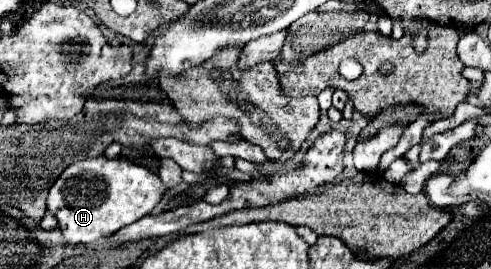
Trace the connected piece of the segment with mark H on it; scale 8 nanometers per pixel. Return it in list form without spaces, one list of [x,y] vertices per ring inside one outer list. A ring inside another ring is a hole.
[[[105,155],[87,157],[87,159],[81,159],[73,165],[69,165],[59,175],[59,179],[53,183],[53,187],[49,189],[49,195],[47,195],[47,211],[57,217],[65,243],[69,243],[69,245],[93,243],[93,239],[105,239],[105,237],[113,235],[117,229],[149,215],[163,193],[165,193],[165,185],[161,183],[161,179],[157,175],[153,175],[151,171],[147,171],[145,167],[133,165],[125,159],[107,159]]]

